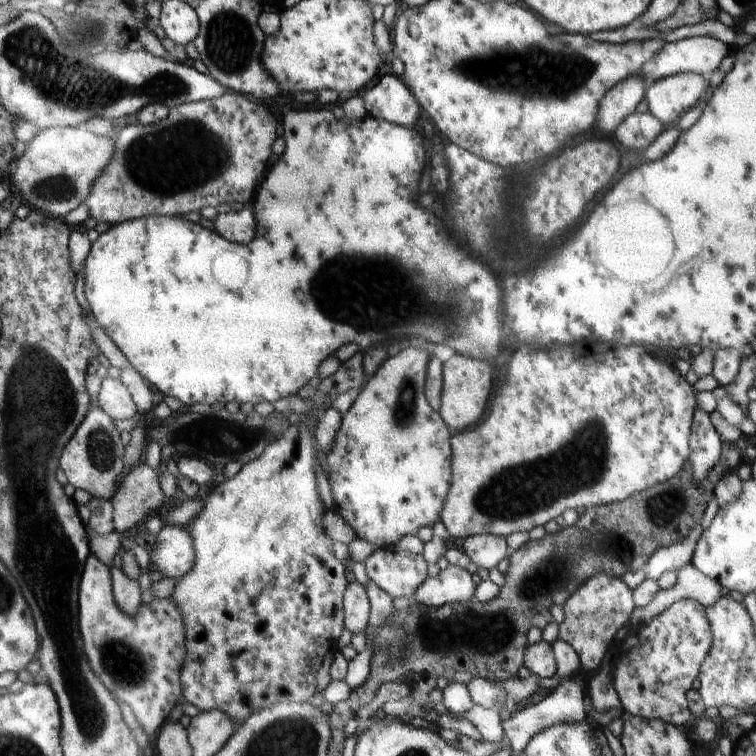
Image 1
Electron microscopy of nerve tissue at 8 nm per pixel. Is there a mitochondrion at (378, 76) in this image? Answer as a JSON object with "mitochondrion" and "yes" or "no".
{"mitochondrion":"no"}

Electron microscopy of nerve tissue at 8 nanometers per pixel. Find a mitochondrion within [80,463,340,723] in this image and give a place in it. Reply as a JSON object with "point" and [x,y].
{"point":[125,665]}

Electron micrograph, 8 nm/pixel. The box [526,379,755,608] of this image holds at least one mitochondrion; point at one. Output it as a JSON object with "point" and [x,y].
{"point":[679,507]}

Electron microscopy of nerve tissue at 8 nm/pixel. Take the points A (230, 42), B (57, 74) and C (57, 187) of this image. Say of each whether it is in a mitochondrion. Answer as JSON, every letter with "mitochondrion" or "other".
{"A":"mitochondrion","B":"mitochondrion","C":"mitochondrion"}

